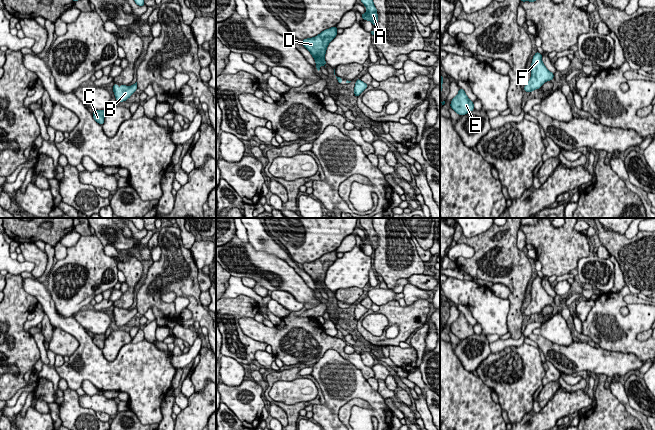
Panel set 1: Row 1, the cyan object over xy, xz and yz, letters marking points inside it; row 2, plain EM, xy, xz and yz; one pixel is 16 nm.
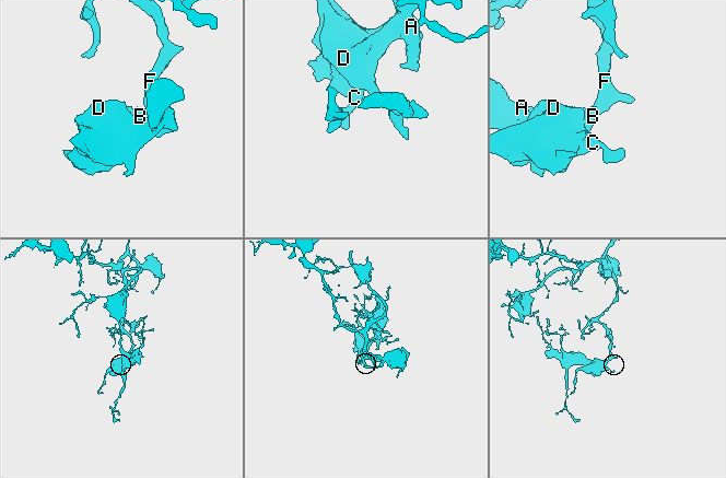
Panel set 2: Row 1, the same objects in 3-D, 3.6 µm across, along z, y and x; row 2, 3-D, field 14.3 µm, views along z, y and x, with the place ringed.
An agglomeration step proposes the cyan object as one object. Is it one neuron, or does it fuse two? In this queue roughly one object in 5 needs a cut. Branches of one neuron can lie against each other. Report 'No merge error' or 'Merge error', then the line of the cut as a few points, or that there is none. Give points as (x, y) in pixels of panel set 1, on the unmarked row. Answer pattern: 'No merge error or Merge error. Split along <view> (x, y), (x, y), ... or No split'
No merge error. No split

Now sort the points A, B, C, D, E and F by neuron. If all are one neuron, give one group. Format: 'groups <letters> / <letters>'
groups A B C D E F

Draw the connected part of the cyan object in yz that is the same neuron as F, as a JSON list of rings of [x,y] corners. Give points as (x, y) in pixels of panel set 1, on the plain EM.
[[[536,276],[531,288],[531,302],[524,311],[524,315],[532,316],[539,313],[546,305],[552,304],[554,298],[551,297],[542,286],[542,279]]]

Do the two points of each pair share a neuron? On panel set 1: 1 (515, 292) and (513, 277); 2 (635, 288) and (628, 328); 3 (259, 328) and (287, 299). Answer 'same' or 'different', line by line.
1: same
2: different
3: different

